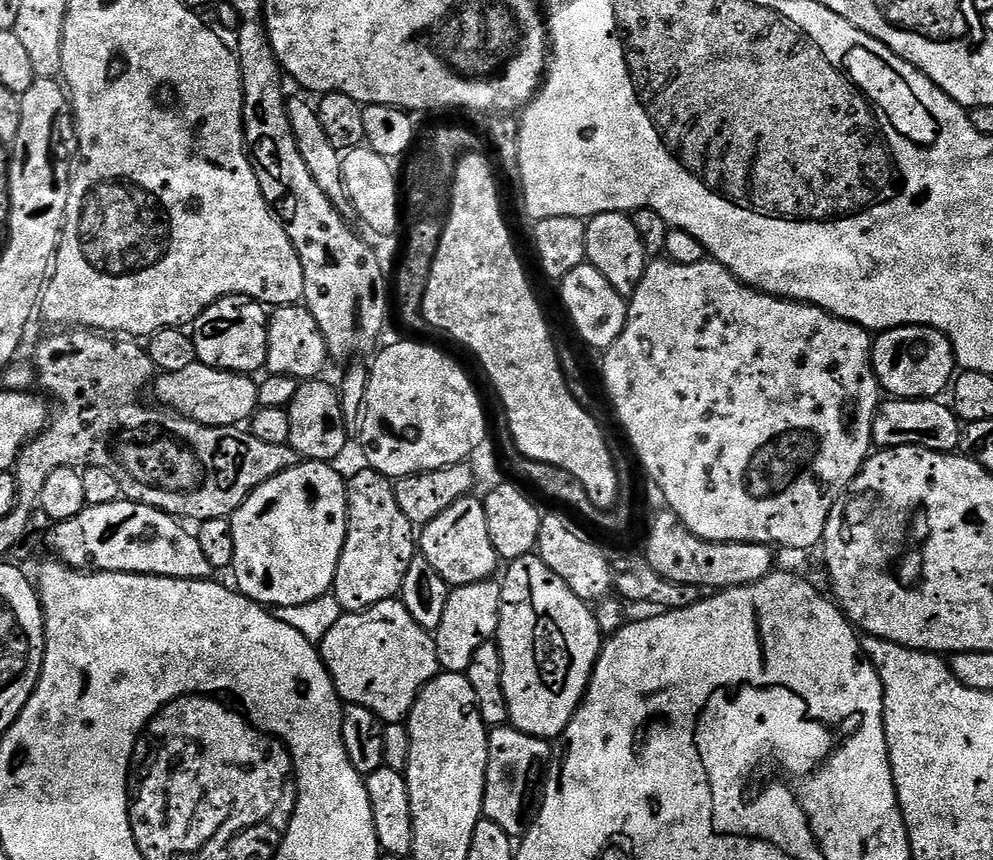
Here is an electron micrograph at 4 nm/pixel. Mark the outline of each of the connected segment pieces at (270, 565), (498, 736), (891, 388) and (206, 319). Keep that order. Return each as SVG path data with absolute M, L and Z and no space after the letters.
M304 460L290 470L258 486L242 502L230 519L234 534L234 562L230 569L236 575L235 587L255 604L275 610L282 606L302 606L332 592L338 570L338 558L348 533L348 485L331 463Z
M493 728L488 734L488 765L484 791L484 816L498 822L502 830L513 838L523 838L532 829L540 813L542 789L554 748L549 741L539 740L517 728Z
M926 324L887 328L872 342L872 369L881 393L897 400L934 400L949 391L957 375L956 352L950 341Z
M223 296L191 325L190 335L197 361L227 372L256 374L268 362L269 319L265 305L251 300L249 296Z

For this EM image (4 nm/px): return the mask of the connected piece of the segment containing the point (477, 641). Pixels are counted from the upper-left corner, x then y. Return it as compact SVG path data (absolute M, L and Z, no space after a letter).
M489 578L482 582L462 584L449 591L446 611L442 613L442 622L434 633L438 662L443 671L467 673L475 652L499 633L502 590L500 584L494 581Z

